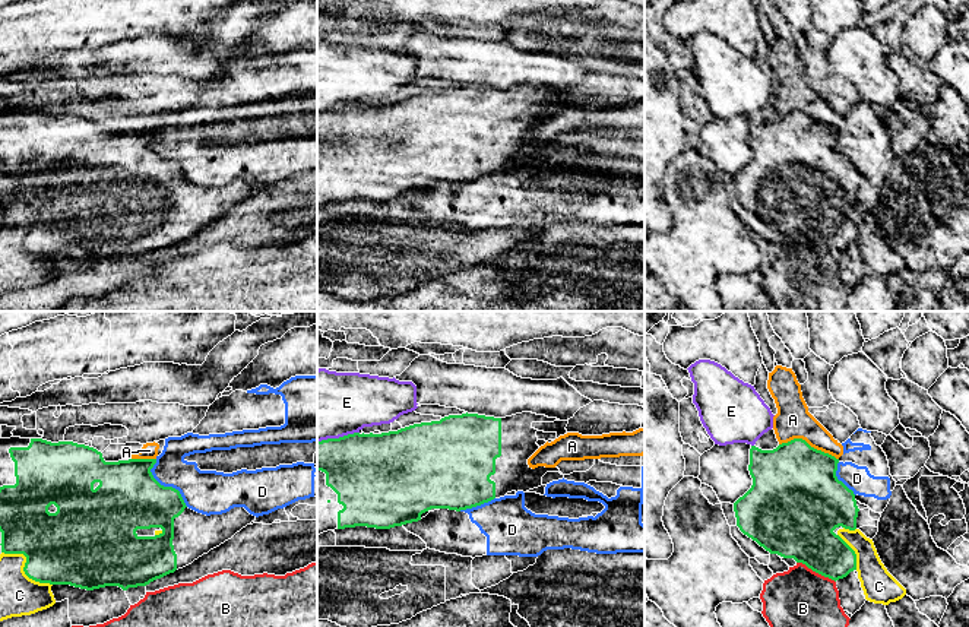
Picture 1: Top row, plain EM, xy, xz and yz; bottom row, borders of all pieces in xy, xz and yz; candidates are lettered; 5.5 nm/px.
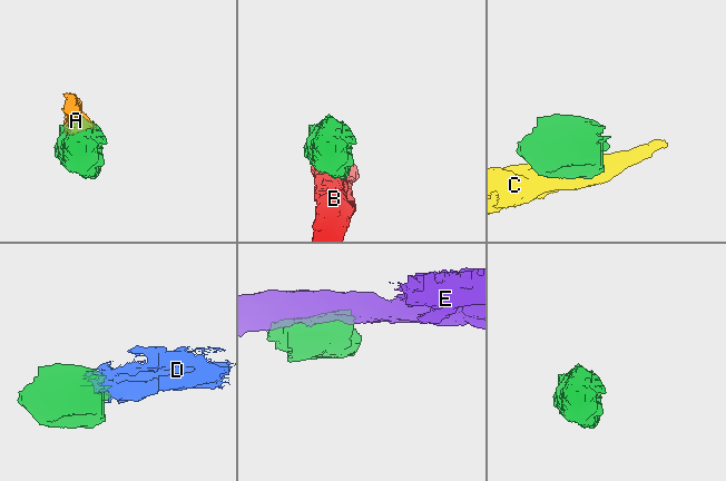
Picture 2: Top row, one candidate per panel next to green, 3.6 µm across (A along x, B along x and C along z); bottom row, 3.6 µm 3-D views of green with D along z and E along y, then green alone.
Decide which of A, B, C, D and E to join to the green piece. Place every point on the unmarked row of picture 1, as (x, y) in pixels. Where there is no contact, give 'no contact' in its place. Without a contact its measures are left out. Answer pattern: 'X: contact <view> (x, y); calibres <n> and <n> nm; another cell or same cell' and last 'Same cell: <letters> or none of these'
A: contact yz (807, 116); calibres 460 and 190 nm; another cell
B: contact yz (816, 244); calibres 340 and 420 nm; another cell
C: contact xy (24, 240); calibres 400 and 220 nm; another cell
D: contact xy (165, 160); calibres 360 and 240 nm; another cell
E: contact xz (339, 110); calibres 420 and 380 nm; another cell
Same cell: none of these

